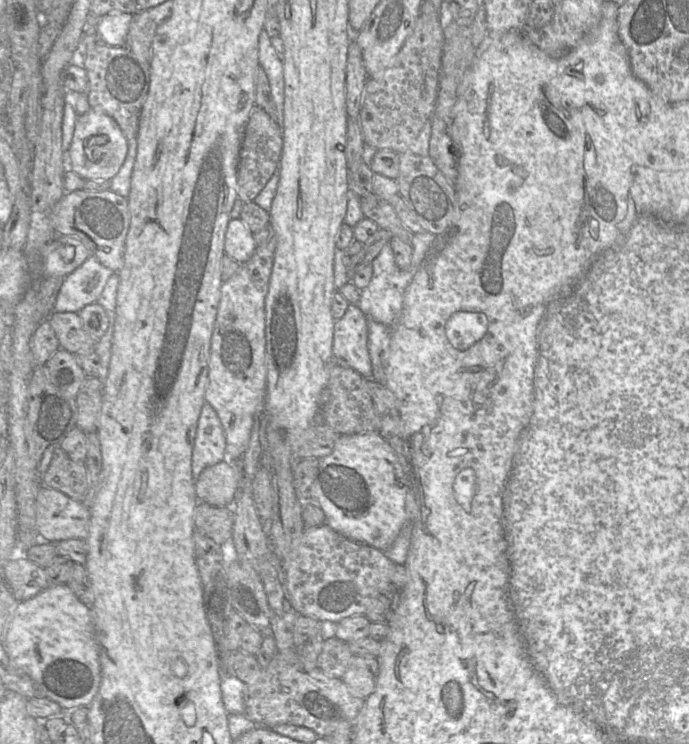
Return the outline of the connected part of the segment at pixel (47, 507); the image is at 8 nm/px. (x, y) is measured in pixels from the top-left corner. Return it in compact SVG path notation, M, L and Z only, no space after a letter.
M42 484L36 499L36 531L50 543L86 540L90 509Z

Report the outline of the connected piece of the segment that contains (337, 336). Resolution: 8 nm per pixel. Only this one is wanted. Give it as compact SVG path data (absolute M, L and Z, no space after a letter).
M350 304L344 316L335 320L332 352L365 379L372 376L368 352L368 321L357 305Z

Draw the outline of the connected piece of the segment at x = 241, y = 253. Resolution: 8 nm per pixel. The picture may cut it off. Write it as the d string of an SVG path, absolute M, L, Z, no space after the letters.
M230 218L224 240L224 252L234 261L243 264L254 254L257 246L253 233L241 219Z

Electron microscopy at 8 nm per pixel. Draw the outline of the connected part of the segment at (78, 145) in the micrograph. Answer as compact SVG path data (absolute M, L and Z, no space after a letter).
M90 109L76 122L73 139L68 150L71 169L83 179L111 180L119 171L128 152L128 140L117 122L102 112Z

